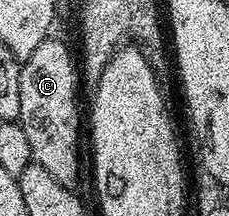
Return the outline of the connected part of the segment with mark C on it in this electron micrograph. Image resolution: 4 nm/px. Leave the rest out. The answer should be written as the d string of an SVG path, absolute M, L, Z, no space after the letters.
M50 36L31 52L29 58L20 63L21 75L19 76L20 89L20 123L23 132L27 132L27 141L31 143L31 152L33 153L33 162L38 166L47 168L59 184L70 188L76 187L77 173L81 170L81 154L77 151L77 141L83 138L83 114L77 107L77 86L79 88L79 62L69 51L69 46L65 42L60 42L56 36Z

